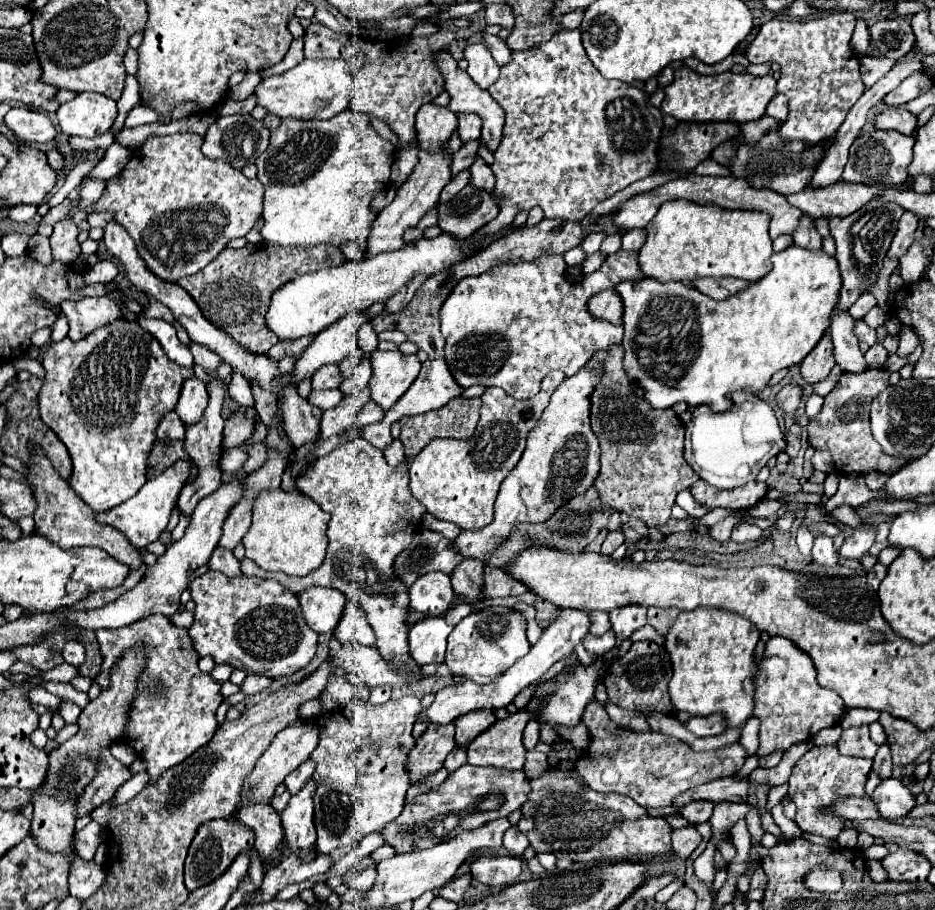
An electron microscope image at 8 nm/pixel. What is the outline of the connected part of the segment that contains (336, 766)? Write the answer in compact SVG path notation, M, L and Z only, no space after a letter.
M403 696L397 700L389 700L381 706L371 706L355 698L345 708L337 710L337 714L331 716L331 722L321 732L319 746L311 754L311 758L317 762L317 770L313 778L319 782L315 794L315 828L317 828L315 848L319 852L331 852L335 848L345 848L345 846L351 848L355 844L355 836L359 844L363 836L383 830L385 824L393 822L401 814L405 792L409 788L407 758L411 748L415 746L411 728L419 712L421 712L421 702L417 696Z

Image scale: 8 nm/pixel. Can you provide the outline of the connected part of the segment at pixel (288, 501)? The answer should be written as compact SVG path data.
M269 490L257 496L253 506L253 524L243 538L245 556L257 562L263 570L277 570L289 576L307 576L319 568L327 550L329 514L303 494Z

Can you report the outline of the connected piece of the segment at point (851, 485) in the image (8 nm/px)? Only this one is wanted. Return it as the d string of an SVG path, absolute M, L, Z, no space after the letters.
M845 474L845 476L839 476L839 490L827 500L825 508L831 512L833 508L841 506L841 504L849 504L853 508L865 504L867 500L883 498L883 492L881 490L871 491L865 482L863 482L863 476L861 474Z

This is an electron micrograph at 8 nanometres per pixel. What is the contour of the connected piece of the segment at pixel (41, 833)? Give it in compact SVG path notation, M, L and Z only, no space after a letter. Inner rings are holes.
M37 798L31 836L43 850L65 852L75 834L75 806L61 806L53 798Z

